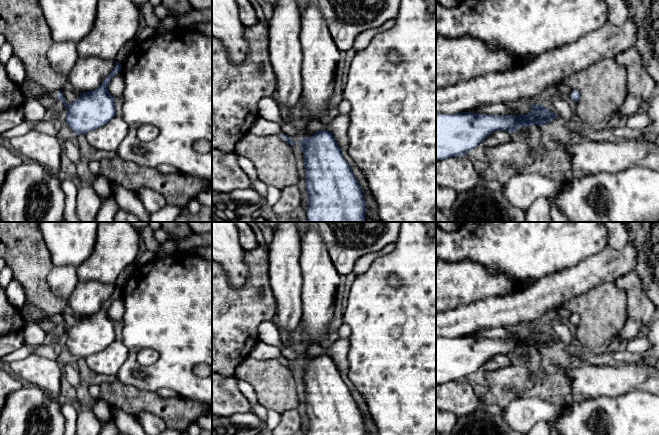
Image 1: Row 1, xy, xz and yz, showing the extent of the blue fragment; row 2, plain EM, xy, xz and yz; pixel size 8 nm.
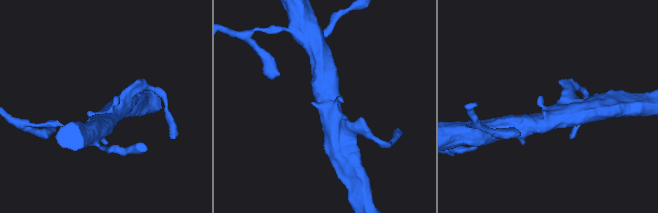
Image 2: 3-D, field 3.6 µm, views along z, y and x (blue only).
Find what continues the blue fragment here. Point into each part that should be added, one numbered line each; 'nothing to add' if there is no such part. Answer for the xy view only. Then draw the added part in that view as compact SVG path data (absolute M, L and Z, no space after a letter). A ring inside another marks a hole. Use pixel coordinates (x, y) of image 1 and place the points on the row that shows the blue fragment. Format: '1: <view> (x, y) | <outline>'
1: xy (36, 90) | M26 76L24 80L22 81L22 84L27 84L32 95L37 98L39 96L50 96L53 99L57 99L57 93L59 90L53 91L53 92L48 92L45 90L42 86L35 82L30 82L29 80L26 79Z

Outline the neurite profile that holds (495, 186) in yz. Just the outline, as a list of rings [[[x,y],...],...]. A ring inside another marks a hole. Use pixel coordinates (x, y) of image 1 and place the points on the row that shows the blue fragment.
[[[479,179],[479,184],[487,189],[494,190],[494,191],[500,191],[502,189],[502,184],[492,181],[487,181],[483,179]]]

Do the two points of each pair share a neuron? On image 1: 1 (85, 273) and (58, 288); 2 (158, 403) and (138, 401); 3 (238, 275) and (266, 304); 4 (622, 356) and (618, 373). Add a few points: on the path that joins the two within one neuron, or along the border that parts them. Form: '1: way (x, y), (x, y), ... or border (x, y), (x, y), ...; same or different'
1: border (76, 267), (76, 275), (79, 281); different
2: way (153, 403), (143, 401); same
3: border (244, 258), (247, 278), (239, 287), (234, 289); different
4: border (644, 359), (638, 362), (618, 363); different

